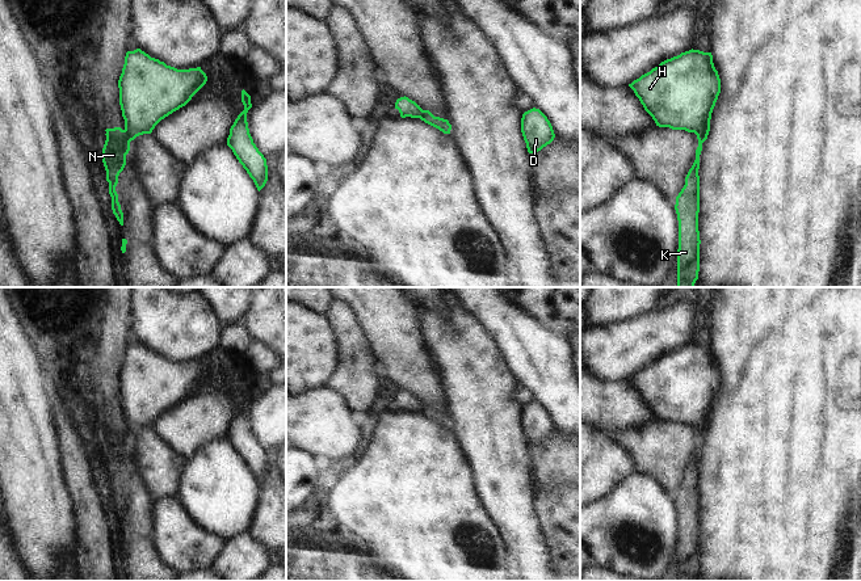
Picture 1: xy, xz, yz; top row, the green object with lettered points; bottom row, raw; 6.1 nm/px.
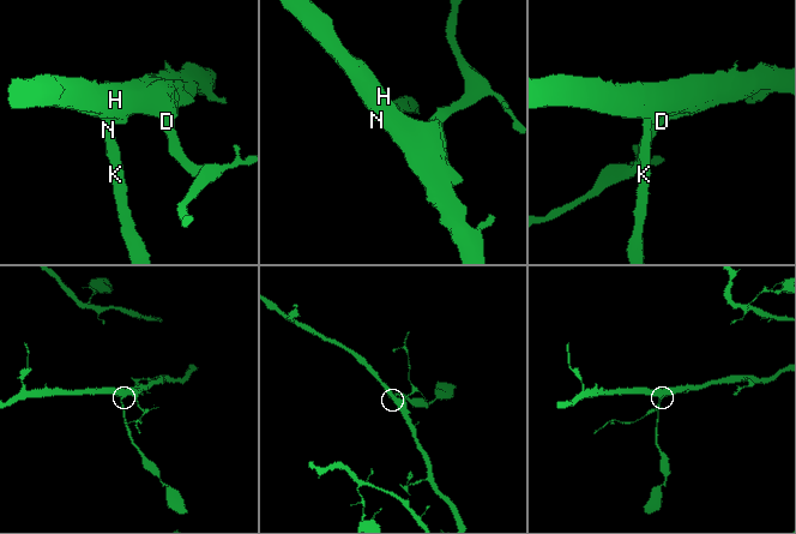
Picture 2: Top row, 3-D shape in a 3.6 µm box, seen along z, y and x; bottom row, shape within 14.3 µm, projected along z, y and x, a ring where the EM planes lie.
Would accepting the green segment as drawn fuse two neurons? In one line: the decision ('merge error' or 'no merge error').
merge error

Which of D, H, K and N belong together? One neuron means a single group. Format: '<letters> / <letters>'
D H / K N

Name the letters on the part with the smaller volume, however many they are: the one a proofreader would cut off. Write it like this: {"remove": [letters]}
{"remove": ["K", "N"]}

